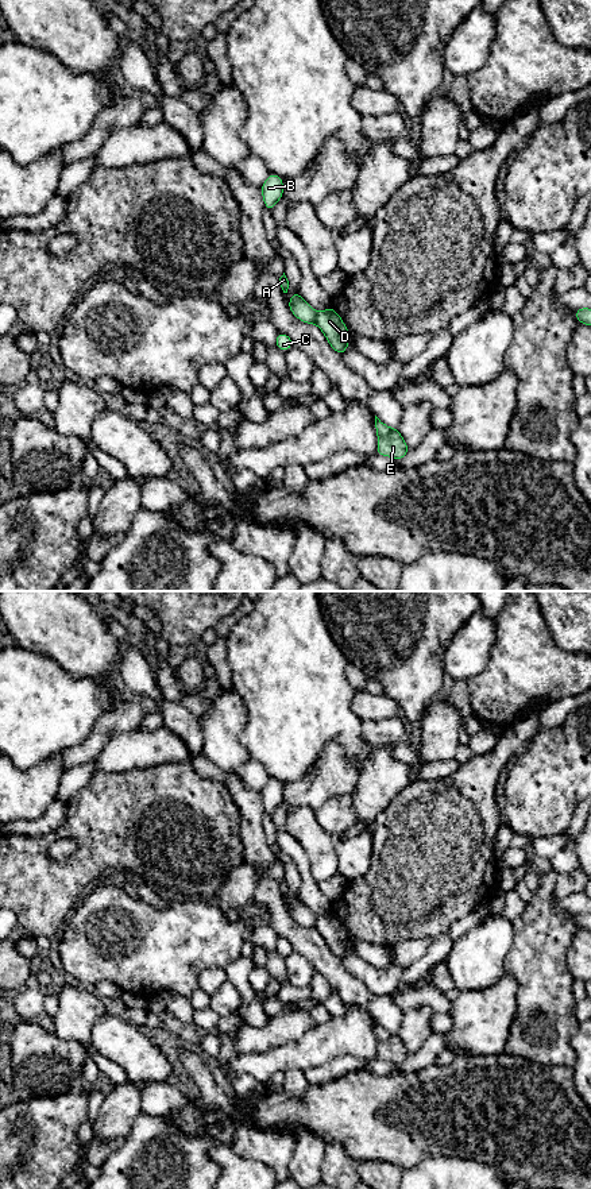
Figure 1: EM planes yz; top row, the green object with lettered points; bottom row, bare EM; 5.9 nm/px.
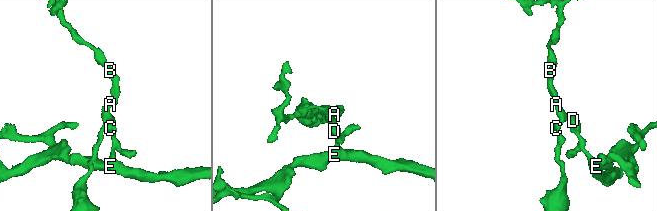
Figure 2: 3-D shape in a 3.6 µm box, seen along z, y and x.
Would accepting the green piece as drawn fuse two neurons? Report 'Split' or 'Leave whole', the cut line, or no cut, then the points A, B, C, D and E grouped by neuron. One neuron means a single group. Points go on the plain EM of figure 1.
Split. Split along yz (317, 917), (313, 927). Groups: A B C / D E

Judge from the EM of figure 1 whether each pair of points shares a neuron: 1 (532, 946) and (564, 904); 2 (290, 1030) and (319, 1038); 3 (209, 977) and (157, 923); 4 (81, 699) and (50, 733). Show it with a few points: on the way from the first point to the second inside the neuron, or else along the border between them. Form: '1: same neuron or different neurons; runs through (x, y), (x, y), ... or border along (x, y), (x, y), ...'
1: different neurons; border along (556, 899), (556, 906), (560, 910), (574, 915)
2: different neurons; border along (319, 1025), (309, 1029), (298, 1039), (277, 1047)
3: different neurons; border along (223, 968), (204, 969), (197, 985)
4: same neuron; runs through (73, 707), (55, 725)

